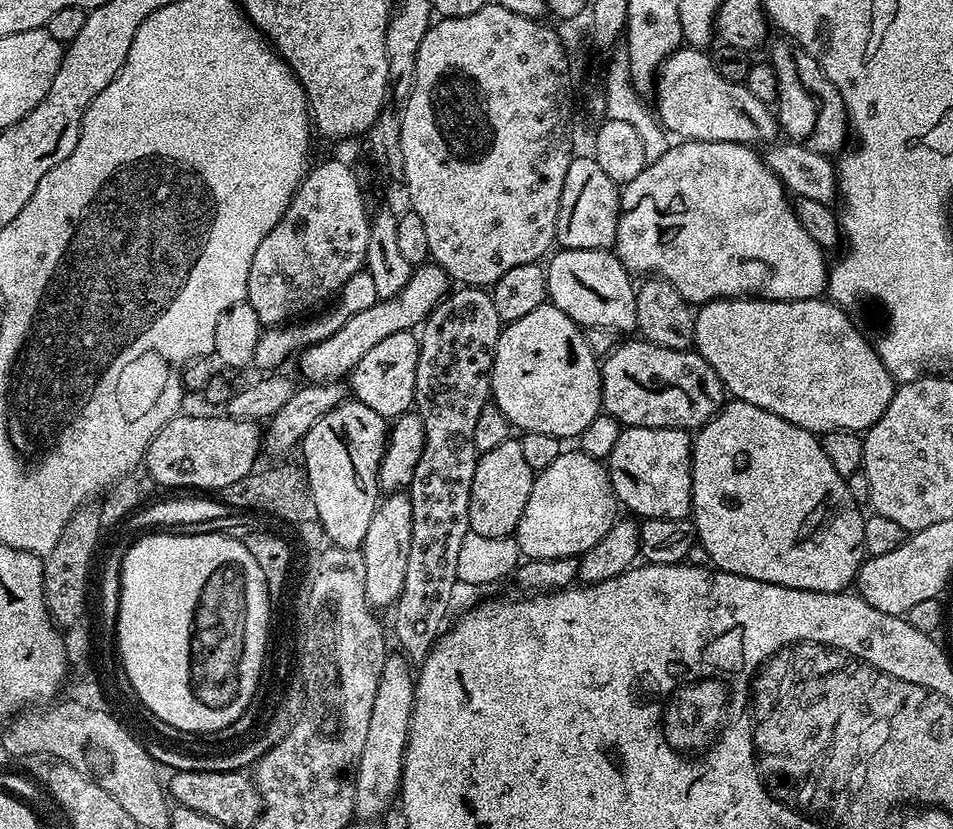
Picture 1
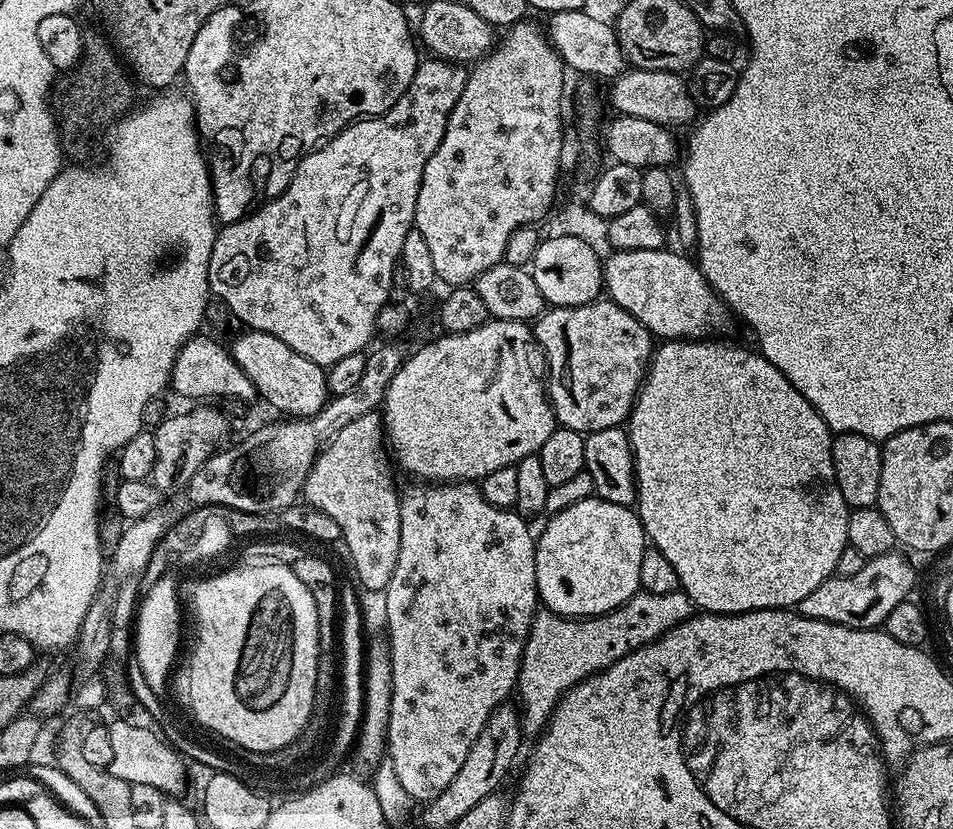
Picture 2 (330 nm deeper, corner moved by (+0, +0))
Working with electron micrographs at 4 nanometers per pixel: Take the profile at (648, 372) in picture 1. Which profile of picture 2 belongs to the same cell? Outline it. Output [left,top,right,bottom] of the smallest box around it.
[534,298,654,434]

